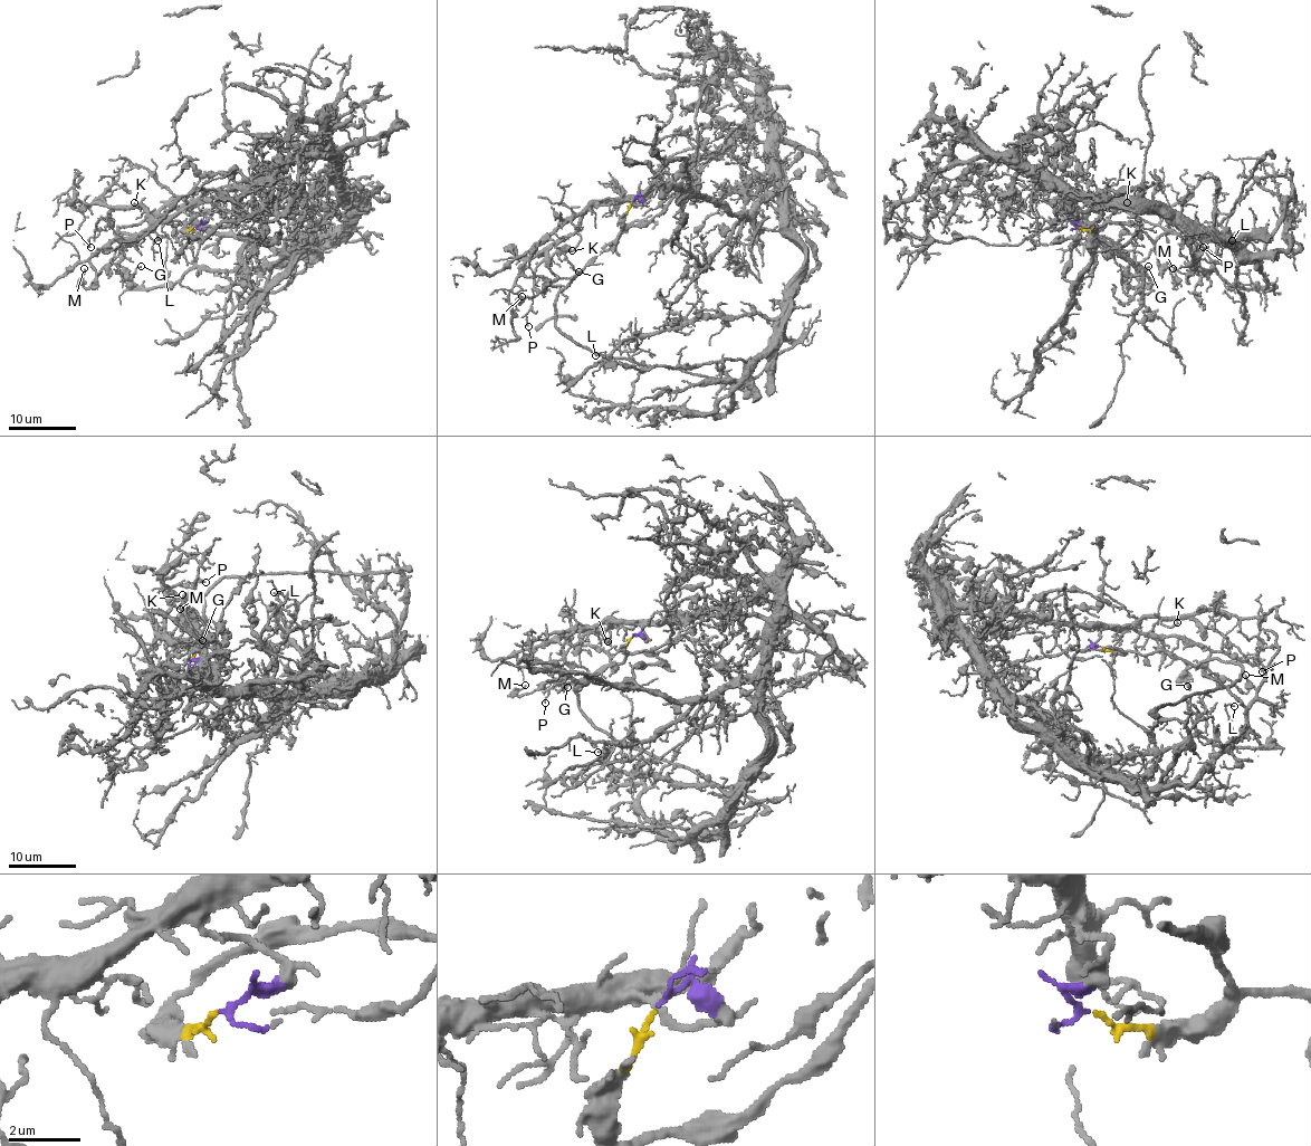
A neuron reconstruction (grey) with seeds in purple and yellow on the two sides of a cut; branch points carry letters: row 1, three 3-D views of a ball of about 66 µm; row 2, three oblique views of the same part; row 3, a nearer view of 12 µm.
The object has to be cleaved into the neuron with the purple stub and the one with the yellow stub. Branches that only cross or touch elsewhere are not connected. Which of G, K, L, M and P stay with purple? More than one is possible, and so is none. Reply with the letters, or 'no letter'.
K, L, P

